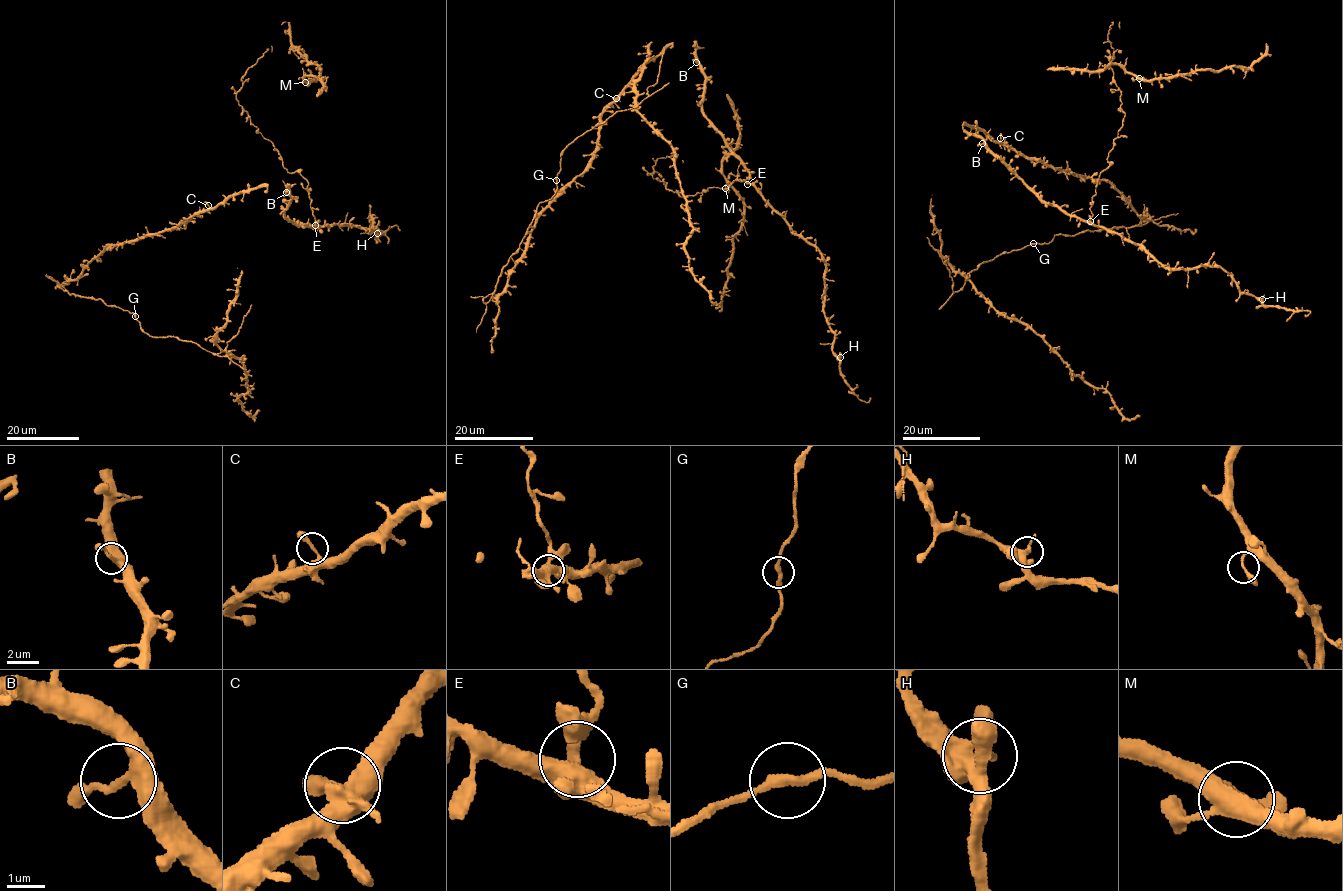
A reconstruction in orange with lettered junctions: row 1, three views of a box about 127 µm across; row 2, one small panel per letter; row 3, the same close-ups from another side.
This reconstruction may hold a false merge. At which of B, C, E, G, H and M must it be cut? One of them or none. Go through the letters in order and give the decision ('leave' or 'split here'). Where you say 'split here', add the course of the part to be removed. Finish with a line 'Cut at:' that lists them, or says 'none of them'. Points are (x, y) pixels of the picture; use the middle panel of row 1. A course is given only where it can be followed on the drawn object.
B: leave
C: leave
E: split here | (747, 183), (738, 179), (682, 197), (648, 173), (657, 159), (677, 154), (682, 162)
G: leave
H: leave
M: leave
Cut at: E

